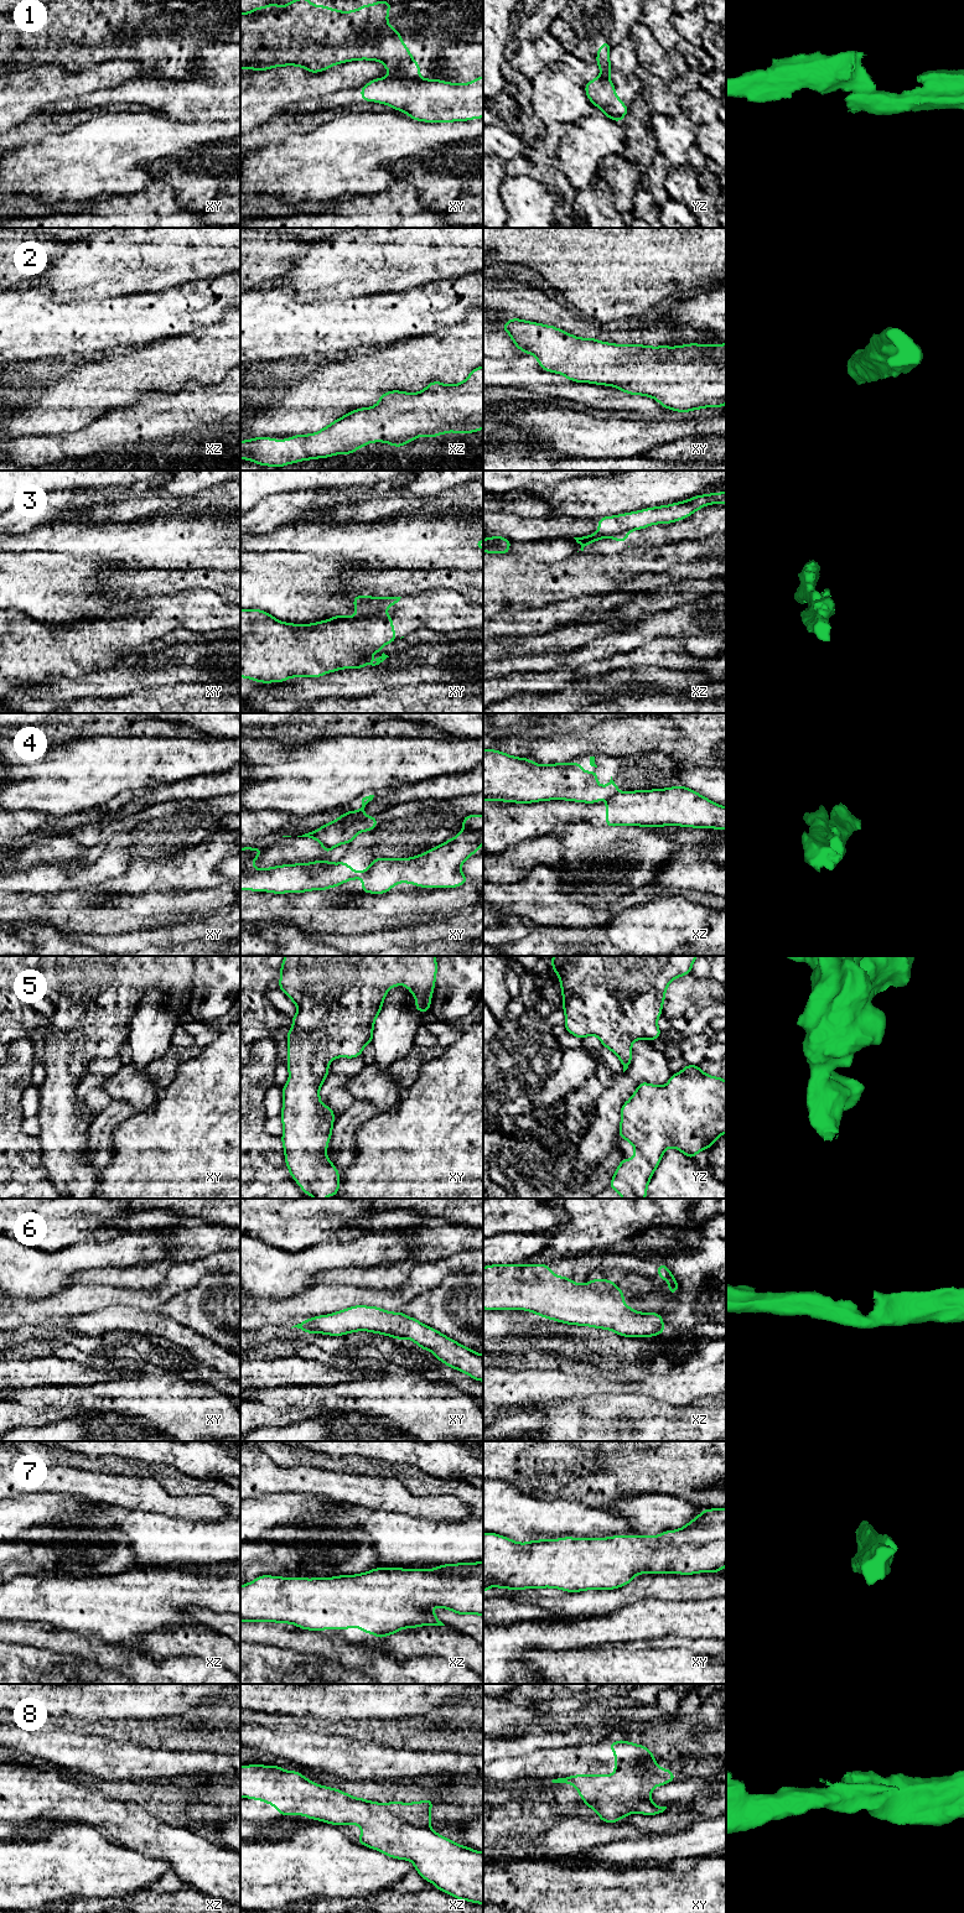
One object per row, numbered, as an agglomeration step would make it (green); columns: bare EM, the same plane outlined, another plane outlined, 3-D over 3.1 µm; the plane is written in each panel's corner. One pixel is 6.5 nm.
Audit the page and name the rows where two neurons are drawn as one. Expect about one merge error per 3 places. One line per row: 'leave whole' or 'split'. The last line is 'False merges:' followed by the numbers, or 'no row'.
1: split
2: leave whole
3: split
4: split
5: leave whole
6: leave whole
7: leave whole
8: leave whole
False merges: 1, 3, 4

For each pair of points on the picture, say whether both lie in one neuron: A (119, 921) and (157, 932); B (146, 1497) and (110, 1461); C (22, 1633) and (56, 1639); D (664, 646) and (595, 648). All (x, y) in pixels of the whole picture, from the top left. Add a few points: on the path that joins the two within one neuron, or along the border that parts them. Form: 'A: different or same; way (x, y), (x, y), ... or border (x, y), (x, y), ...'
A: different; border (175, 921), (118, 934)
B: different; border (94, 1471), (114, 1475), (149, 1476), (151, 1479)
C: same; way (31, 1635), (47, 1637)
D: different; border (668, 637), (656, 637), (639, 646), (612, 654)

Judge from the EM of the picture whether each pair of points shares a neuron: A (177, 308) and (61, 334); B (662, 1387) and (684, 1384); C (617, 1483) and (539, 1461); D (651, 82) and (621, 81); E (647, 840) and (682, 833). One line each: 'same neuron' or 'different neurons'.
A: same neuron
B: same neuron
C: same neuron
D: different neurons
E: different neurons

